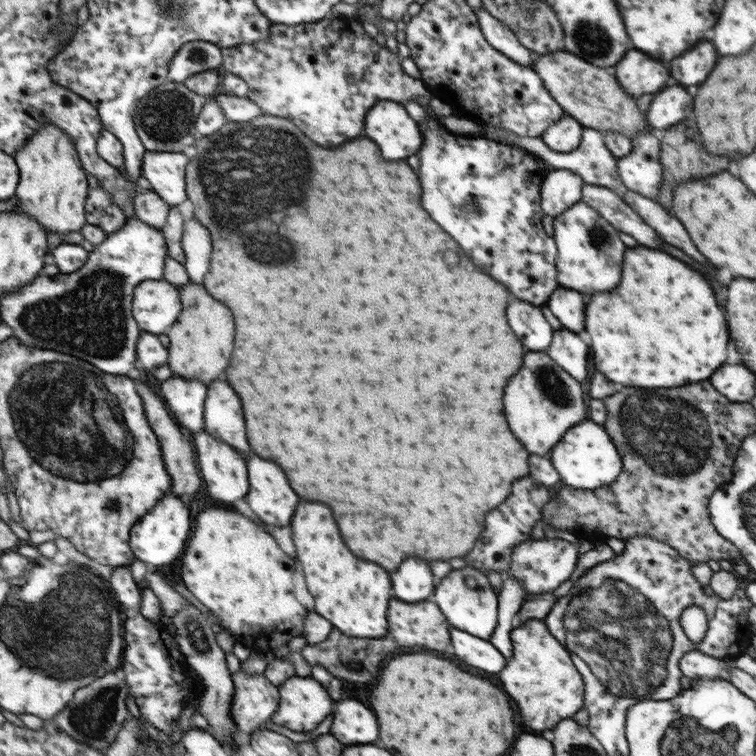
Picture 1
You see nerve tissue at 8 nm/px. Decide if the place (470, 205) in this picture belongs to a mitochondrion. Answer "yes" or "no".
yes

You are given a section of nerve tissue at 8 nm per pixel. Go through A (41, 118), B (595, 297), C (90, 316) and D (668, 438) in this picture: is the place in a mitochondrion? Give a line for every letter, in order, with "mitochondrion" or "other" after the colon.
A: other
B: other
C: mitochondrion
D: mitochondrion

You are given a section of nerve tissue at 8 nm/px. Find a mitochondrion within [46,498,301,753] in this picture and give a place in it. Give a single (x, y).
(91, 717)

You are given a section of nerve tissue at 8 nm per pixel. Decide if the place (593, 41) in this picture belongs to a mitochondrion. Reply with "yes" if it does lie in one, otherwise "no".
yes

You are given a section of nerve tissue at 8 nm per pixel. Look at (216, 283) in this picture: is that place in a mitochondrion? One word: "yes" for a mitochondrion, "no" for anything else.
no

